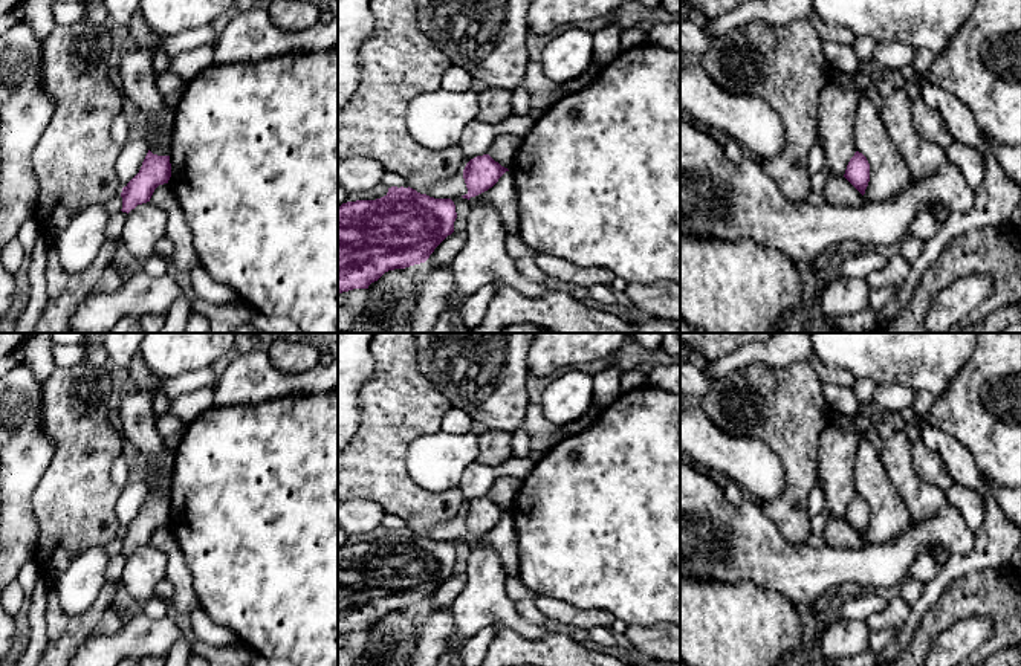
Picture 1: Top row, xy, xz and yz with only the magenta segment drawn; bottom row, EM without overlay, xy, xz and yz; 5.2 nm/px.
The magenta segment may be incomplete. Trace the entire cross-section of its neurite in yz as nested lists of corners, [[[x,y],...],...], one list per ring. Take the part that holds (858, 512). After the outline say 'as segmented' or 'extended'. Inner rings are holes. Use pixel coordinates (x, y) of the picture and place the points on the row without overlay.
[[[856,493],[850,501],[844,519],[864,538],[870,524],[870,506],[867,500]]] | as segmented

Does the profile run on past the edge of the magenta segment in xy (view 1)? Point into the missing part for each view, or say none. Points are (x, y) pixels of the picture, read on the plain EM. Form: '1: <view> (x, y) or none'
1: none

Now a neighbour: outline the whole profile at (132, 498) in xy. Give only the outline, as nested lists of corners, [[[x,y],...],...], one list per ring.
[[[144,480],[128,481],[121,490],[115,510],[122,530],[139,515],[147,495],[148,487]]]

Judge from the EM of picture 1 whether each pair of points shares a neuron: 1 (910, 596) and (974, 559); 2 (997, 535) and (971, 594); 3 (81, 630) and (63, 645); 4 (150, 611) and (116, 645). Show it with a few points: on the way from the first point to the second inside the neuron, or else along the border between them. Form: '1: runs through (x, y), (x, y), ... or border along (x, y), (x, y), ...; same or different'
1: border along (925, 584), (919, 599), (911, 607); different
2: border along (997, 567), (968, 572), (949, 584); different
3: runs through (77, 633), (68, 642); same
4: border along (141, 611), (153, 619), (165, 616); different

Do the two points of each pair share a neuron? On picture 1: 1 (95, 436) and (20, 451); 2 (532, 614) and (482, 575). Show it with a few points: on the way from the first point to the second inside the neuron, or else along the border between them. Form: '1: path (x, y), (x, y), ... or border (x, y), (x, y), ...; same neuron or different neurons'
1: border (40, 411), (40, 429), (54, 448), (42, 478); different neurons
2: border (514, 601), (515, 610), (526, 620), (541, 625); different neurons

